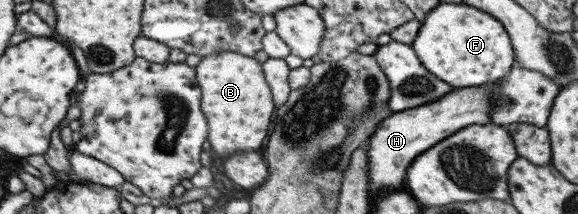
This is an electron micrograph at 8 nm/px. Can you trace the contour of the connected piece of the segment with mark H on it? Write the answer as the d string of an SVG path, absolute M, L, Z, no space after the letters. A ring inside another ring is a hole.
M494 85L478 87L478 89L456 89L450 95L442 97L440 101L434 101L430 105L422 105L422 107L416 107L416 109L410 108L401 112L393 112L386 119L383 119L367 142L367 156L369 157L368 193L370 193L370 196L376 198L380 194L404 188L404 181L407 169L410 167L410 161L414 161L420 153L424 153L426 149L430 149L436 143L440 143L448 135L454 135L458 129L468 127L468 125L486 125L486 123L490 123L490 111L492 111L490 93L492 93L492 89L494 89Z

